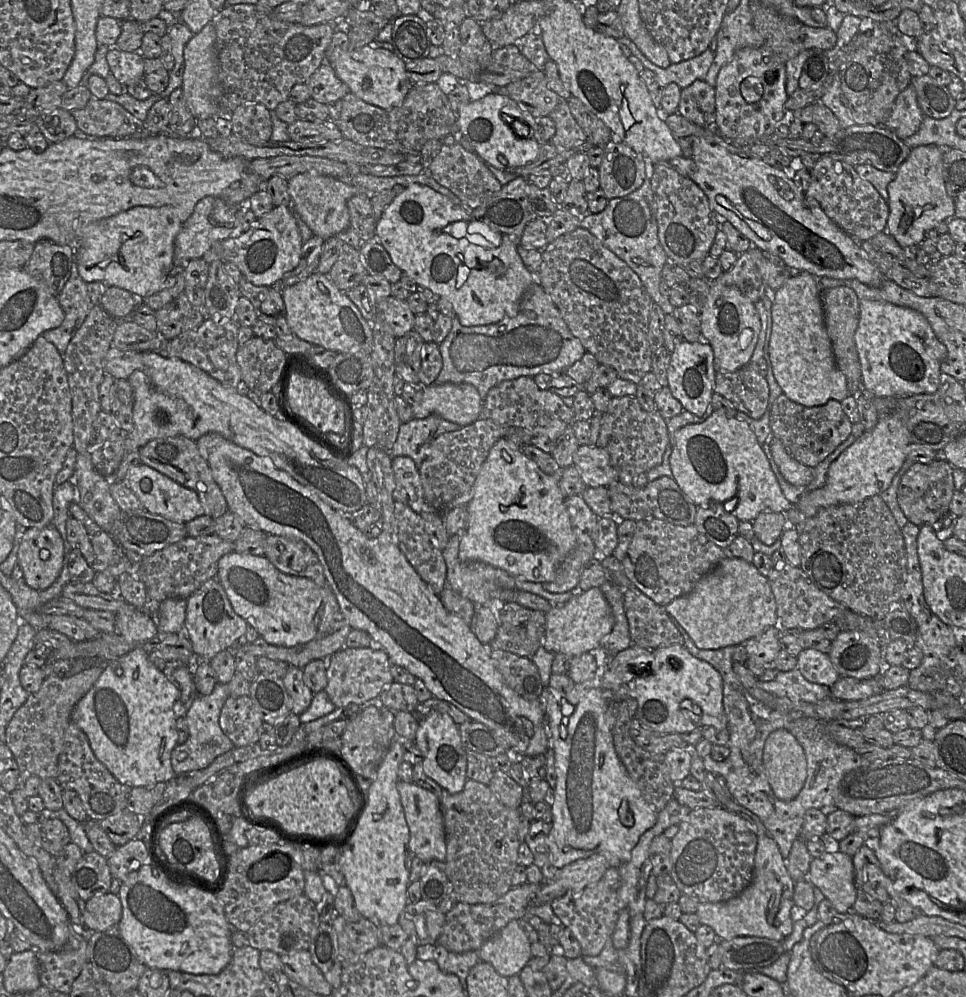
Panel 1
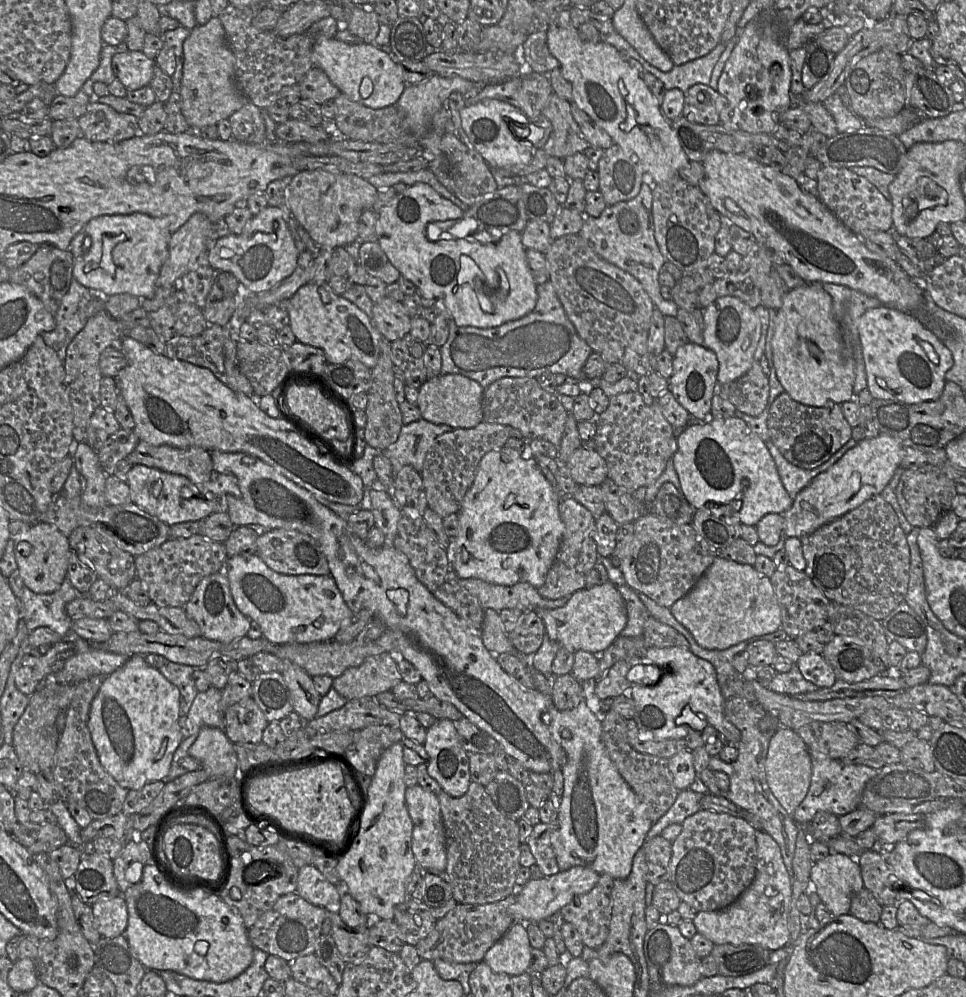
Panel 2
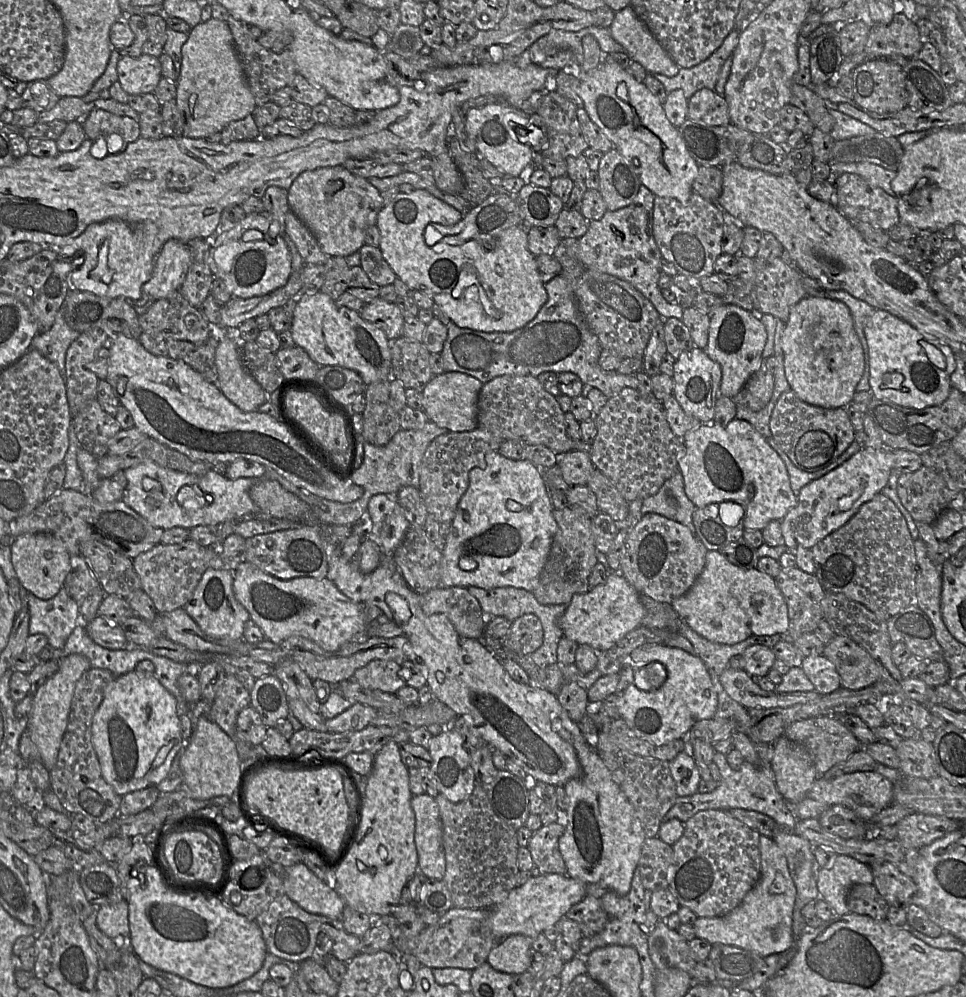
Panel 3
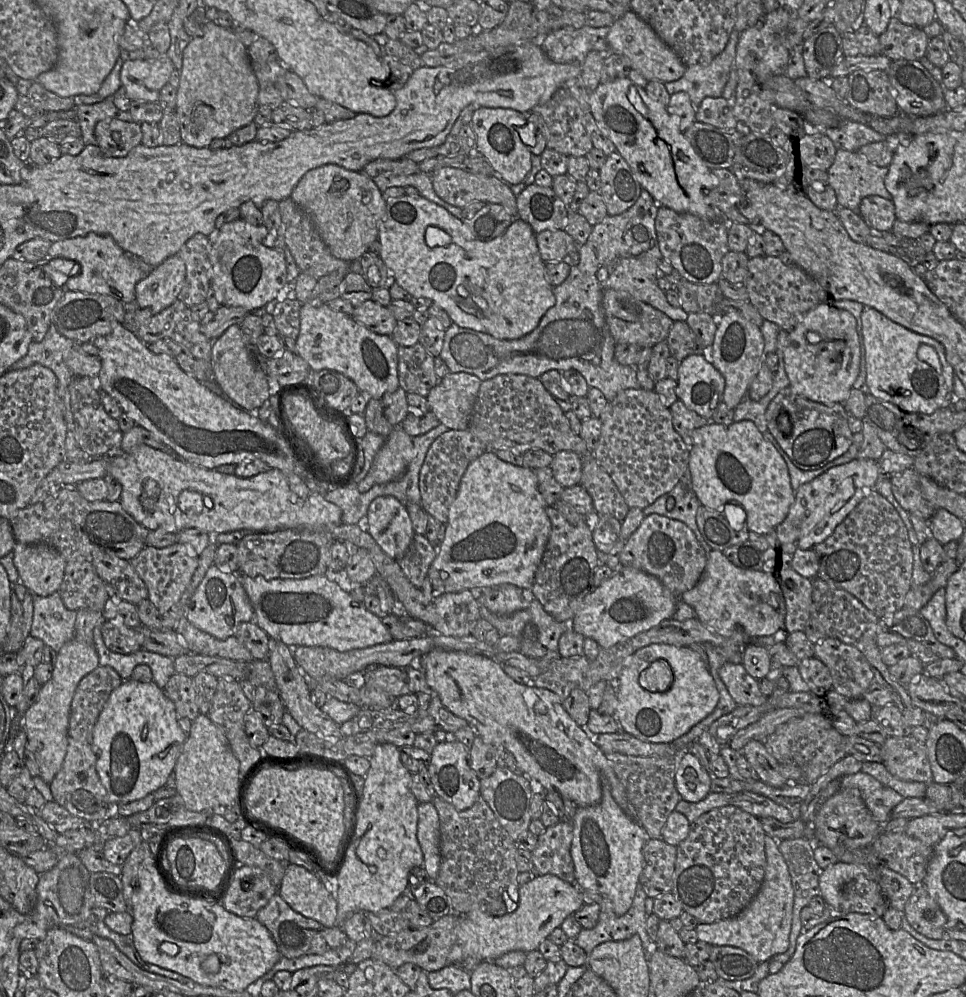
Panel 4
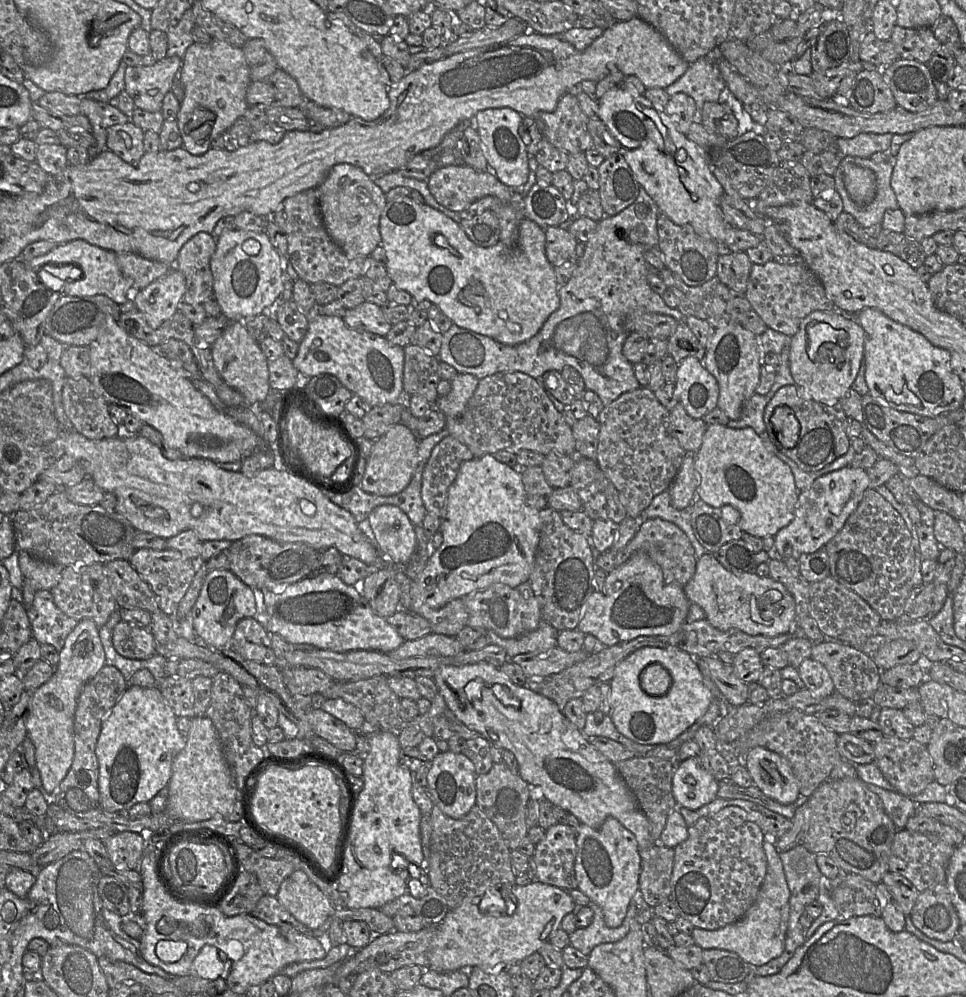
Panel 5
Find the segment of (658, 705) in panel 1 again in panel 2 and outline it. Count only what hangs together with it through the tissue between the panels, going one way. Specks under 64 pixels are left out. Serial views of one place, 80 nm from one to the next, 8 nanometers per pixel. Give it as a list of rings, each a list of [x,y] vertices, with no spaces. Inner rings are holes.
[[[649,647],[638,658],[643,658],[642,665],[655,665],[662,670],[660,679],[655,684],[632,684],[629,694],[635,703],[634,721],[639,731],[655,741],[666,739],[684,739],[693,729],[689,720],[681,717],[685,707],[695,714],[701,714],[707,725],[714,727],[718,737],[727,740],[735,747],[741,733],[724,714],[723,697],[714,666],[707,660],[697,657],[691,650],[680,647]]]

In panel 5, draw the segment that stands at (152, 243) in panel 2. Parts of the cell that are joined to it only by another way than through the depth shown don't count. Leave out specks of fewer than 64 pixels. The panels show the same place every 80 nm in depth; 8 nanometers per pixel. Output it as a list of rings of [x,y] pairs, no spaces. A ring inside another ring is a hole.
[[[75,239],[66,243],[57,244],[47,254],[28,262],[34,270],[45,265],[72,266],[73,274],[69,277],[63,295],[94,296],[106,295],[121,305],[127,301],[131,293],[135,292],[132,281],[121,271],[117,263],[117,254],[99,246],[93,245],[83,239]]]

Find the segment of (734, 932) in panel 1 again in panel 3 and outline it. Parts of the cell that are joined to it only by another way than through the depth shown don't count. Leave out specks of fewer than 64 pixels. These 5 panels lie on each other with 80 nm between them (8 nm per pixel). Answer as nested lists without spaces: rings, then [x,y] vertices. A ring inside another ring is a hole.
[[[760,835],[759,850],[761,874],[754,887],[745,895],[742,902],[731,912],[720,917],[697,917],[693,927],[698,938],[707,940],[711,945],[724,944],[755,952],[762,958],[780,954],[792,945],[792,919],[796,899],[796,888],[790,876],[787,860],[778,845],[769,837]]]

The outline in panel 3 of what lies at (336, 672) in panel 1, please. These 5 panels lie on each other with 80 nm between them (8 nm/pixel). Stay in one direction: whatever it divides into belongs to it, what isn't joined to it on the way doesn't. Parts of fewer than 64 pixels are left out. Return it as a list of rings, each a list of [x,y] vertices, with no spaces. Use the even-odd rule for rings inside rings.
[[[373,660],[364,667],[357,669],[351,679],[361,687],[369,690],[379,690],[395,694],[400,688],[406,685],[401,677],[400,664],[393,660]]]

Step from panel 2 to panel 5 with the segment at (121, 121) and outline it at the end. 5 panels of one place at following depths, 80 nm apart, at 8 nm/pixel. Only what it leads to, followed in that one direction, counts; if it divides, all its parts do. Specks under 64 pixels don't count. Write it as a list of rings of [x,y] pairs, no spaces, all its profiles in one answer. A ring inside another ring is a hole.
[[[131,121],[115,124],[107,129],[107,149],[124,161],[137,165],[144,150],[144,131]]]

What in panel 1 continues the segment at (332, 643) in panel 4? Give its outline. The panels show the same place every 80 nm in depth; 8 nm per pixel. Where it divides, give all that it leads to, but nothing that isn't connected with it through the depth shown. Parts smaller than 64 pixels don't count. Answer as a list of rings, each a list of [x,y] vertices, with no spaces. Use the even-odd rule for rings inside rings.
[[[232,551],[219,560],[216,578],[223,586],[233,610],[257,629],[260,637],[272,645],[293,647],[313,640],[331,623],[342,620],[339,605],[328,586],[319,586],[312,580],[279,571],[265,556]]]

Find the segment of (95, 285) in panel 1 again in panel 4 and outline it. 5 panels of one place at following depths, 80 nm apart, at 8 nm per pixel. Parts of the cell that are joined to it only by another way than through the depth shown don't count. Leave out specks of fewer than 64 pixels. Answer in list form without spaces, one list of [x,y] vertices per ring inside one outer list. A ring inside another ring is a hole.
[[[51,324],[44,338],[40,342],[32,340],[26,355],[15,362],[9,370],[24,369],[33,364],[41,364],[51,369],[57,377],[58,393],[63,403],[64,390],[74,377],[66,365],[66,359],[75,344],[75,341],[60,334]]]

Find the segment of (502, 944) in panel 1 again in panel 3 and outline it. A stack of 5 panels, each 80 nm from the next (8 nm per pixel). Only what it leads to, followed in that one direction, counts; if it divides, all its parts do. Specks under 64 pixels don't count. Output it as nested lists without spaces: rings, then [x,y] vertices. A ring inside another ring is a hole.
[[[521,934],[508,936],[495,945],[486,962],[493,969],[511,975],[528,971],[530,965],[531,940]]]

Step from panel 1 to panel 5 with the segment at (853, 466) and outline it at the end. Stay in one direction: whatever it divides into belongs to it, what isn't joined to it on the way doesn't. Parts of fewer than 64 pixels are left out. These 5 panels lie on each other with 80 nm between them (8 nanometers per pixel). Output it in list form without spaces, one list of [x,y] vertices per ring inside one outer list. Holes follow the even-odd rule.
[[[846,466],[818,477],[799,493],[793,520],[774,536],[778,556],[799,559],[804,553],[814,553],[836,536],[848,517],[858,507],[865,491],[870,488],[867,470]]]

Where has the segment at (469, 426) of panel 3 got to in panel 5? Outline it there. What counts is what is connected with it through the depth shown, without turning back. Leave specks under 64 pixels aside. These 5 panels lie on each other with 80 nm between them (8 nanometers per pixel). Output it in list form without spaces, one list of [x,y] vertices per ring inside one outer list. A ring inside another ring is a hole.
[[[458,373],[451,380],[451,389],[448,394],[438,397],[433,407],[440,410],[446,417],[457,417],[462,414],[469,399],[474,394],[479,383],[474,375]]]

